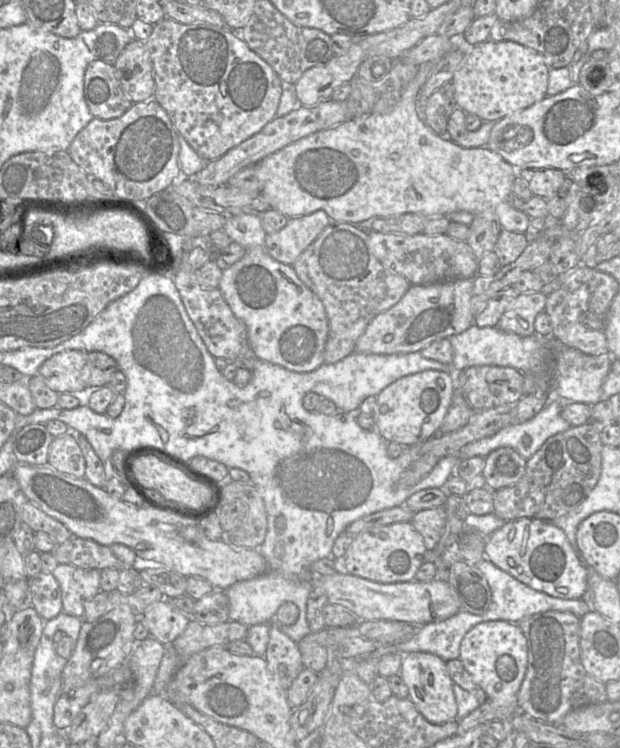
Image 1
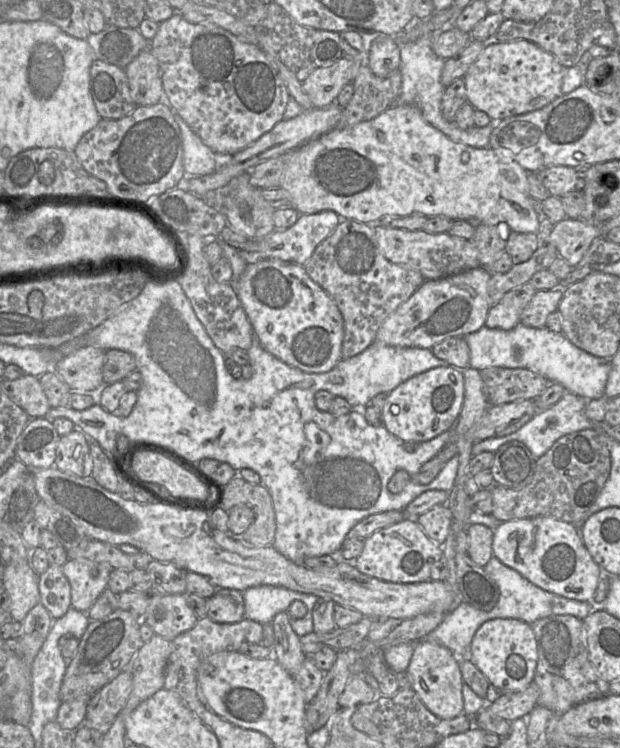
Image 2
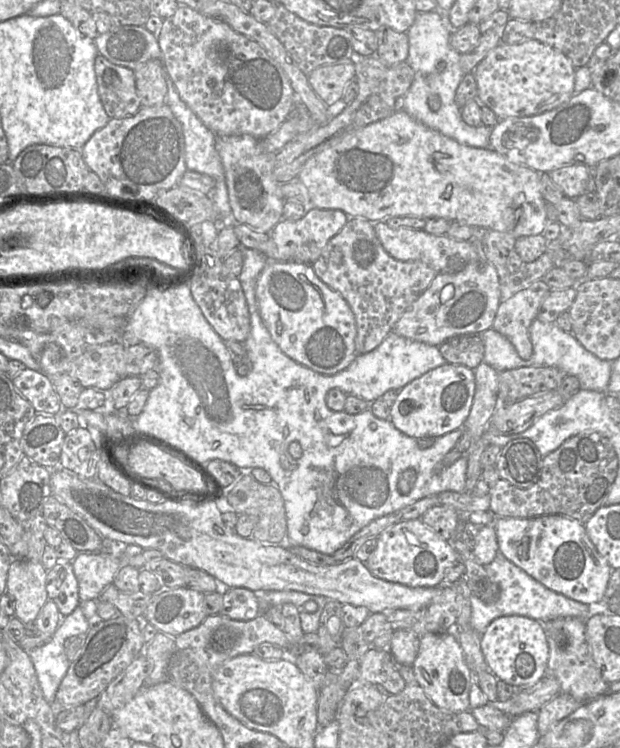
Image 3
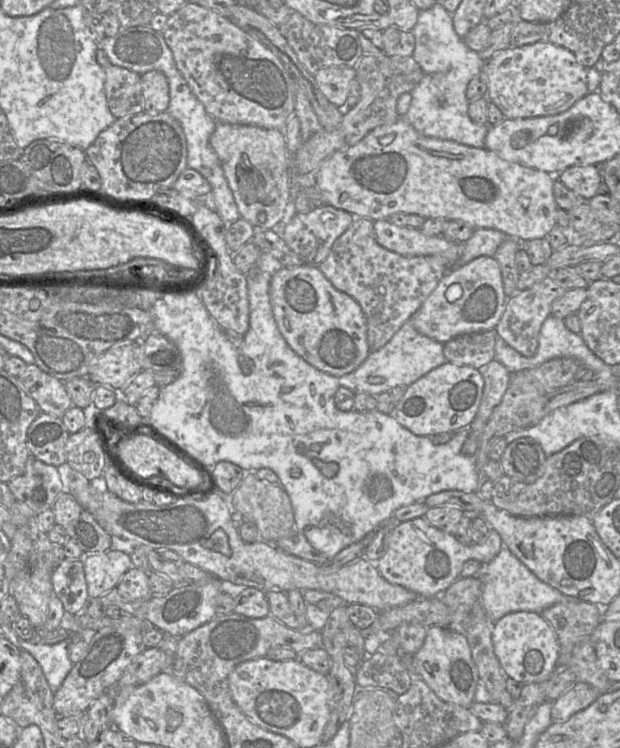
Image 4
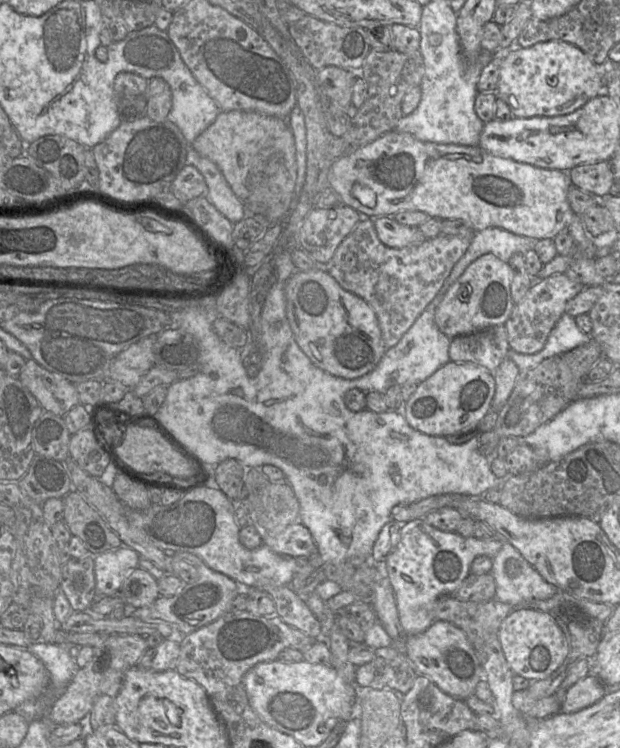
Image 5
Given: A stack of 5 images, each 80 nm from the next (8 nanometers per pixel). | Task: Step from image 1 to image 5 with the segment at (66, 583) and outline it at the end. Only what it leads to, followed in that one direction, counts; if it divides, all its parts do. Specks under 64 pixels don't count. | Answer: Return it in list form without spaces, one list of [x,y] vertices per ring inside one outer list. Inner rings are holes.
[[[129,546],[95,555],[97,594],[112,594],[120,591],[128,574],[139,567],[139,559],[140,555]]]

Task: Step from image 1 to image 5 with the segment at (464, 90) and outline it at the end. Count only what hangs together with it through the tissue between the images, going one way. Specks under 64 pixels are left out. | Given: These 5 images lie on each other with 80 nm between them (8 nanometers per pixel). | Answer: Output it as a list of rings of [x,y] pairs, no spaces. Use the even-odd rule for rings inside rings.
[[[565,41],[540,42],[529,48],[514,47],[500,56],[496,95],[509,106],[515,118],[567,115],[601,93],[603,77],[600,65]]]

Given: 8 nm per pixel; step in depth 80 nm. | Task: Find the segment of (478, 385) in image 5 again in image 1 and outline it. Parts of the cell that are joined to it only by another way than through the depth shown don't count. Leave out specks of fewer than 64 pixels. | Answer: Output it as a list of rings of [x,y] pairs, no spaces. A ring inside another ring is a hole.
[[[425,370],[396,380],[377,395],[372,415],[376,431],[388,442],[405,445],[418,444],[433,437],[435,433],[439,433],[451,404],[453,391],[451,376],[438,370]]]

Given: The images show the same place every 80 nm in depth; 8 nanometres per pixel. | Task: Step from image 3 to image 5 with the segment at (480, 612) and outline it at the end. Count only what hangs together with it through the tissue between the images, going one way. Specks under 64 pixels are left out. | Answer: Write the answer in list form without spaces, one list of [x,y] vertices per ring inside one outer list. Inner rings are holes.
[[[503,542],[492,562],[489,573],[496,584],[494,599],[500,602],[523,607],[532,600],[546,600],[558,592],[508,542]]]

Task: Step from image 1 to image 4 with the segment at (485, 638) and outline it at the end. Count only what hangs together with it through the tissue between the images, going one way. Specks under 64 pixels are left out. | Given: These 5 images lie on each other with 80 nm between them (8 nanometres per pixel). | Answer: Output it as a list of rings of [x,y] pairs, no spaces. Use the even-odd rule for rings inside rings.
[[[511,612],[505,614],[492,628],[494,653],[508,678],[524,685],[547,680],[557,665],[560,646],[550,624],[540,613]]]

